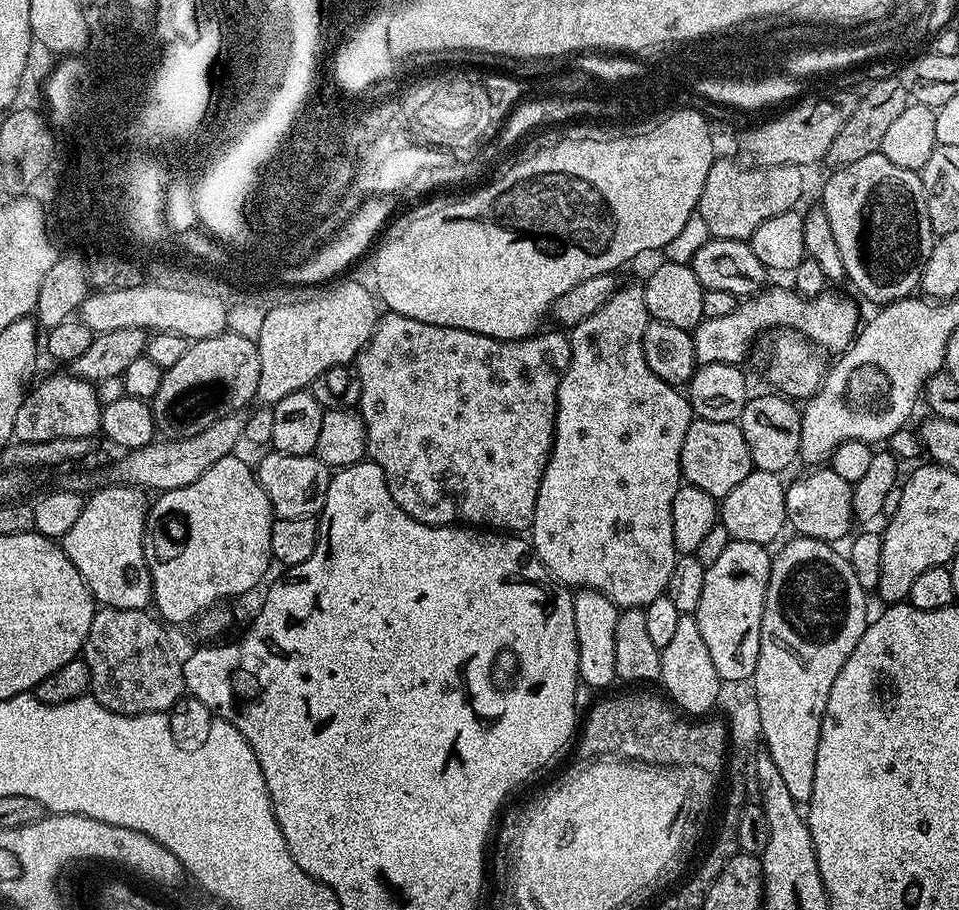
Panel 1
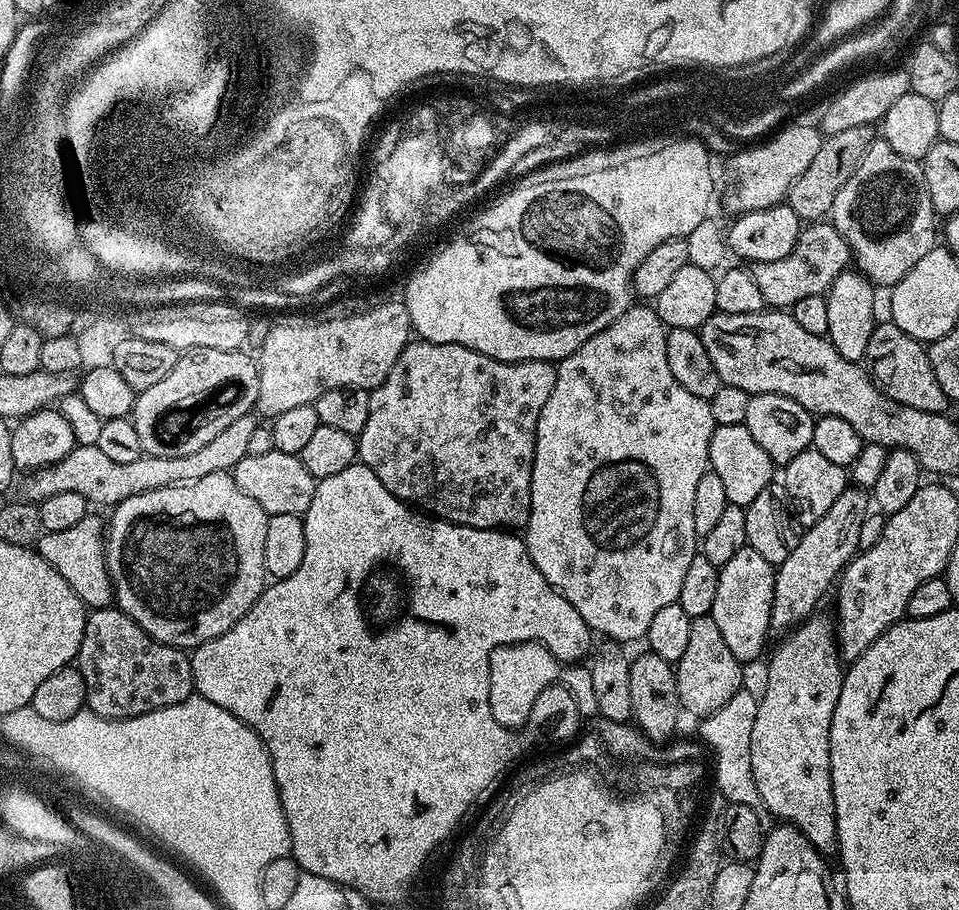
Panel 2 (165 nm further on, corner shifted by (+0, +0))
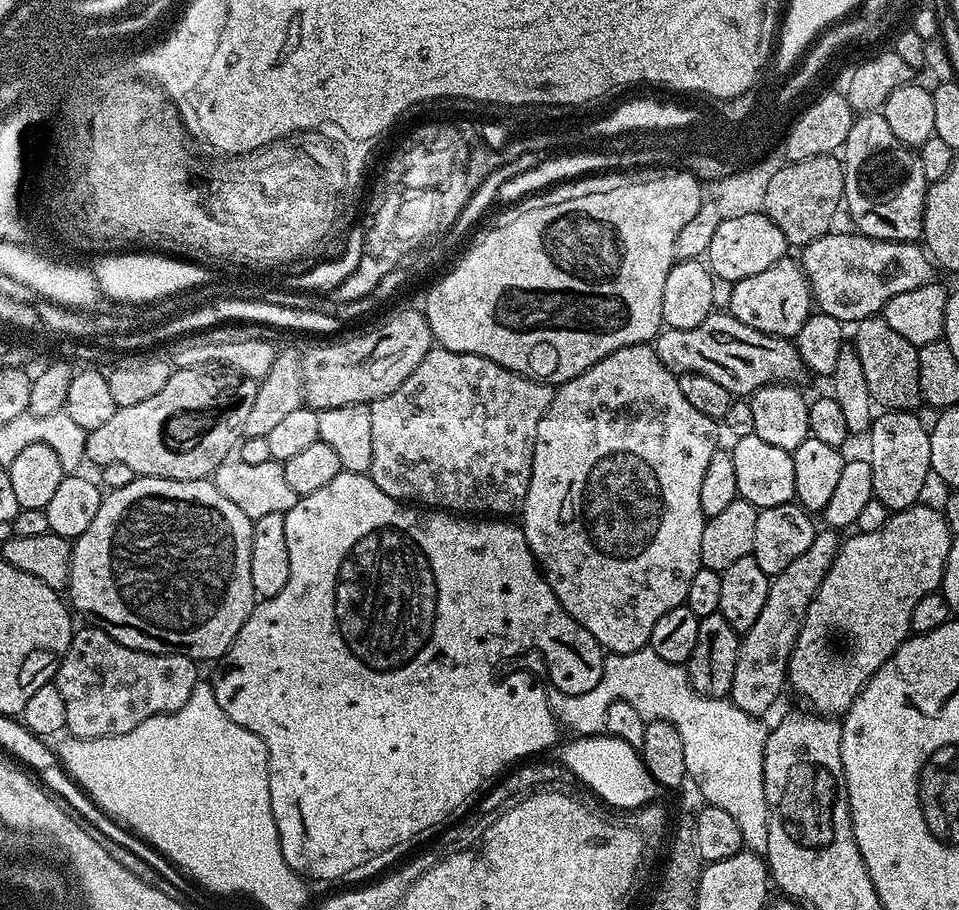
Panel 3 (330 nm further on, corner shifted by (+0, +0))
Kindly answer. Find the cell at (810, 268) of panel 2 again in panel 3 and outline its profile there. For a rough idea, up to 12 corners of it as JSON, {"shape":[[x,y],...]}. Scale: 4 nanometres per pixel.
{"shape":[[830,230],[799,263],[842,322],[933,283],[919,243]]}

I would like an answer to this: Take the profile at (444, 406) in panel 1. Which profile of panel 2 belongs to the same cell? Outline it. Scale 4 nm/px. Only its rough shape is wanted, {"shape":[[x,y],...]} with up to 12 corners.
{"shape":[[413,339],[359,463],[435,519],[523,529],[550,360]]}

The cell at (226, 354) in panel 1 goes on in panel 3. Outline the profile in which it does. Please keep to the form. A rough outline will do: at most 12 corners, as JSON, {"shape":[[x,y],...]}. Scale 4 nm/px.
{"shape":[[227,366],[176,368],[158,394],[87,433],[87,463],[137,476],[209,479],[238,441],[220,424],[168,456],[160,420],[236,396]]}

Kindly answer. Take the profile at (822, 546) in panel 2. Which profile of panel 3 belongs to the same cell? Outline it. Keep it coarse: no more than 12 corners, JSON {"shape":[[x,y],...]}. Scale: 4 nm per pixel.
{"shape":[[817,531],[740,636],[730,699],[760,718],[786,688],[806,610],[842,540]]}

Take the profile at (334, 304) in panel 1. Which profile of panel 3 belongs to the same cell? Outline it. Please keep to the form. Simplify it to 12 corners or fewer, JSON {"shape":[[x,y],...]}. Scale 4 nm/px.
{"shape":[[423,311],[303,353],[304,404],[371,405],[434,347]]}

